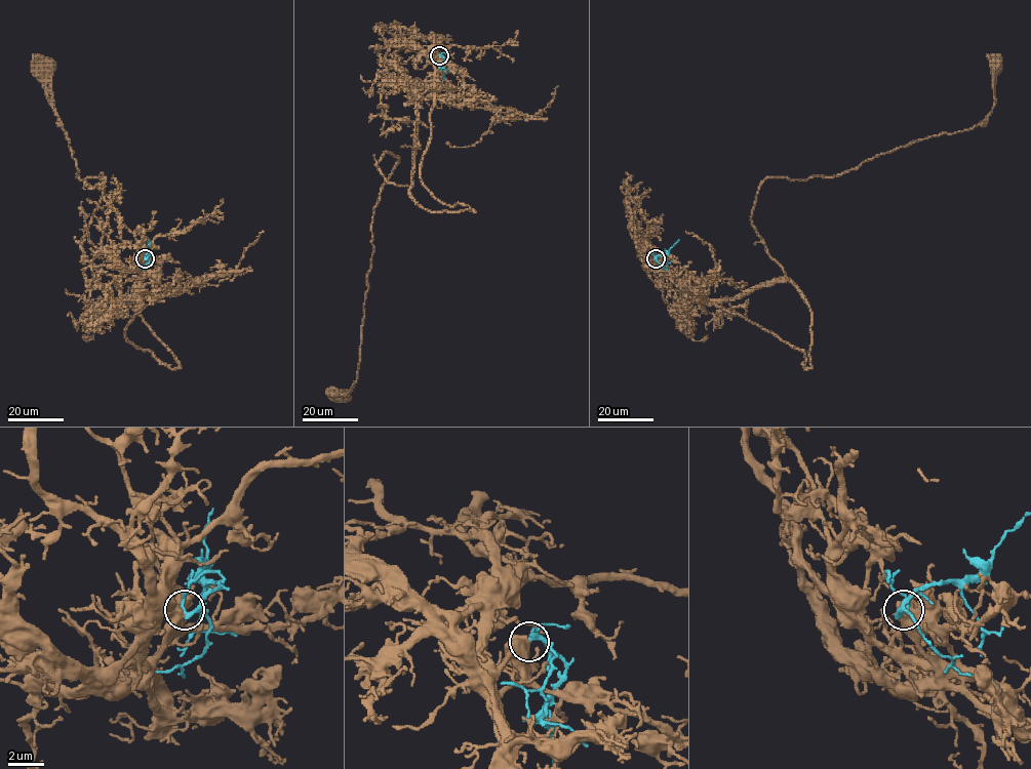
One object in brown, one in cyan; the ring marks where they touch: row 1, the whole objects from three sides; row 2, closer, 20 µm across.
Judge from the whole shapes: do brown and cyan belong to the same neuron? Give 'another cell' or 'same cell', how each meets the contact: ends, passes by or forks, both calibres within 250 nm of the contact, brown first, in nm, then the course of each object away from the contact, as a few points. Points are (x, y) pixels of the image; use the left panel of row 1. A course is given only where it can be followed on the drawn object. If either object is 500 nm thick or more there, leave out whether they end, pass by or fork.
another cell; 850 nm thick on the brown side, 180 nm on the other; brown runs (145, 258), (139, 289), (124, 299), (117, 278), (83, 254), (104, 183), (76, 176), (46, 71); cyan runs (145, 258), (150, 254), (147, 253), (149, 239)

